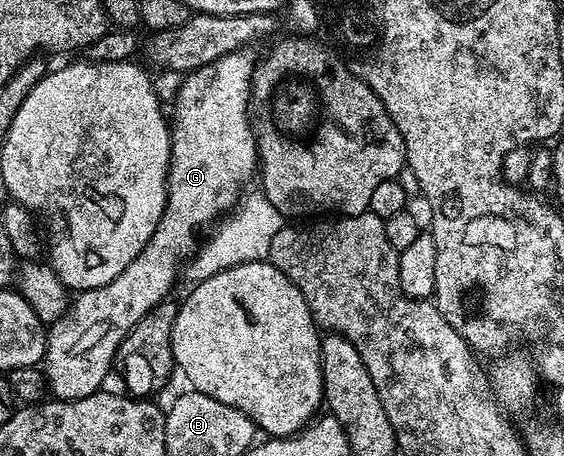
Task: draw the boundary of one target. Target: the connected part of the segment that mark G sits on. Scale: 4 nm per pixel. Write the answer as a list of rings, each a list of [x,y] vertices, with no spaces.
[[[243,49],[228,52],[206,67],[191,71],[185,76],[172,110],[174,119],[170,123],[170,168],[166,178],[166,208],[148,245],[107,287],[97,287],[73,296],[66,313],[49,324],[46,336],[46,358],[44,360],[45,382],[49,394],[55,400],[79,399],[95,395],[103,386],[110,366],[115,366],[116,352],[128,333],[155,305],[163,302],[174,287],[174,278],[179,278],[180,268],[187,257],[195,254],[199,246],[198,227],[209,228],[215,221],[234,210],[247,190],[246,182],[255,178],[260,167],[258,141],[252,126],[252,84],[256,70],[256,59]]]

